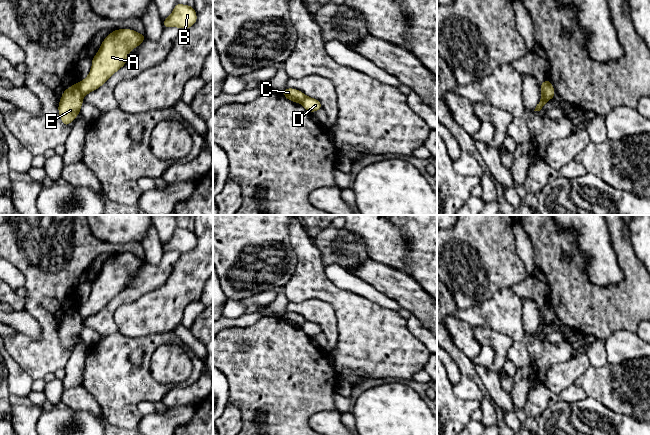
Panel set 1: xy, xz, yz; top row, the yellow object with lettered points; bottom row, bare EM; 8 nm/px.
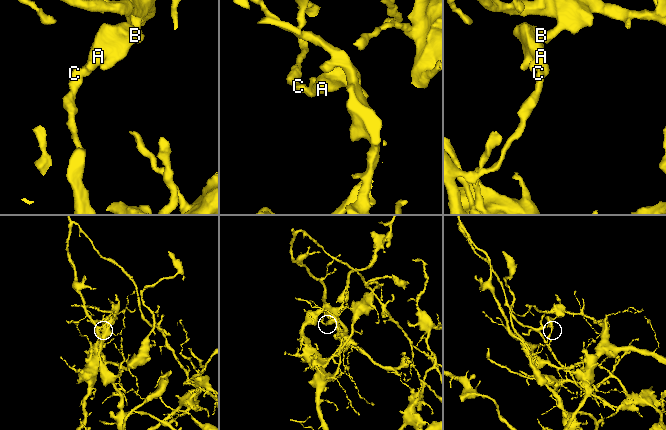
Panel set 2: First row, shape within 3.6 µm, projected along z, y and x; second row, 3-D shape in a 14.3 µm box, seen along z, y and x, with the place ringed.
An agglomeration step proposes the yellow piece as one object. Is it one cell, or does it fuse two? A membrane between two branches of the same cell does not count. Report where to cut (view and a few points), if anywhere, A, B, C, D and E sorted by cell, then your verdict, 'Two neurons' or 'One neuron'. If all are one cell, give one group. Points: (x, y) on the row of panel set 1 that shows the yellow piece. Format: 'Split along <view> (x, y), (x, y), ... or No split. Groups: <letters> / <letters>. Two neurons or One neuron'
Split along xy (77, 83), (77, 88), (82, 96). Groups: A B D / C E. Two neurons

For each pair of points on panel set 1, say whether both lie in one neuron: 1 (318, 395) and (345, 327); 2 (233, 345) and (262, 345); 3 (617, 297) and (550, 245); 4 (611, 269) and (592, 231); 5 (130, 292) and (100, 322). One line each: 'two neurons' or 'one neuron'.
1: two neurons
2: one neuron
3: one neuron
4: one neuron
5: one neuron

